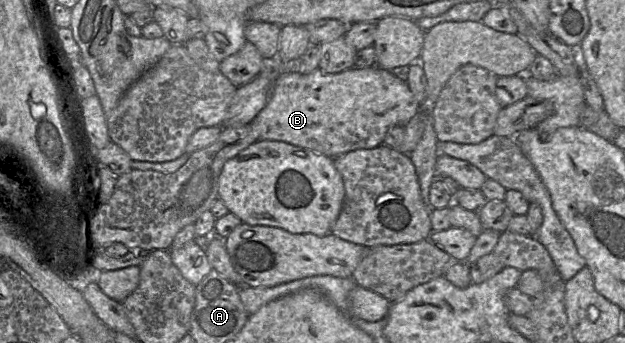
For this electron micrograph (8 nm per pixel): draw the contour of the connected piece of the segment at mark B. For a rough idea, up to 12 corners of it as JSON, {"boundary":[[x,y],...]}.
{"boundary":[[379,66],[284,71],[250,123],[337,157],[419,111]]}

